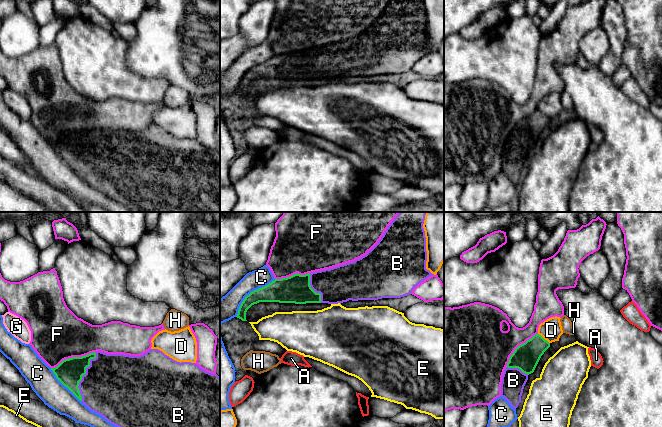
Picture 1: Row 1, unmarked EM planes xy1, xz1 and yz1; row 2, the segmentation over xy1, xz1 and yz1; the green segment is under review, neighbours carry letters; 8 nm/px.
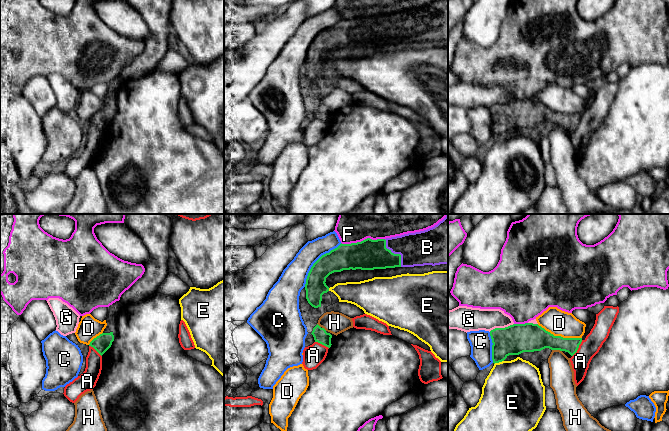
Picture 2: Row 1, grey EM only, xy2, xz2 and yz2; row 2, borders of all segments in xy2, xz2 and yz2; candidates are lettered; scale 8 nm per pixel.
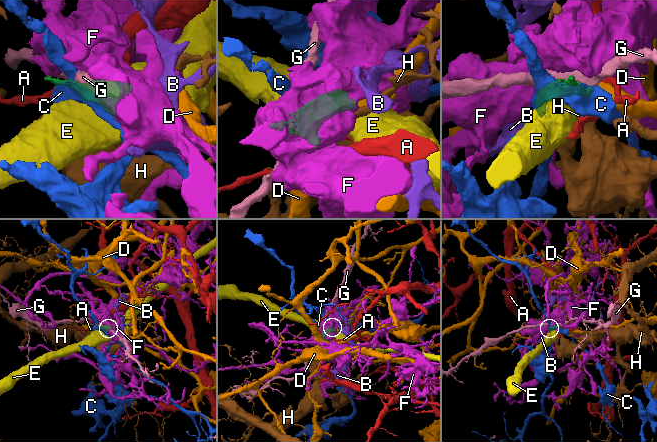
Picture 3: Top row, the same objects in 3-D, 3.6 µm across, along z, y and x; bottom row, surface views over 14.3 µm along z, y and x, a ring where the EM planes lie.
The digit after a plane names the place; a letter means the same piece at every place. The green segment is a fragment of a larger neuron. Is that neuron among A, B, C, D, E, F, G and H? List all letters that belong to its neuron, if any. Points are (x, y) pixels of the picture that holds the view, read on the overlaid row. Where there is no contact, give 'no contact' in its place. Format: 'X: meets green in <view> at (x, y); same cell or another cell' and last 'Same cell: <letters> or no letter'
A: meets green in yz2 at (578, 347); another cell
B: meets green in xy1 at (83, 374); same cell
C: meets green in xz2 at (316, 261); another cell
D: meets green in yz2 at (559, 336); another cell
E: meets green in yz2 at (498, 362); another cell
F: meets green in xy1 at (72, 357); another cell
G: meets green in yz2 at (501, 328); another cell
H: meets green in yz2 at (557, 349); another cell
Same cell: B

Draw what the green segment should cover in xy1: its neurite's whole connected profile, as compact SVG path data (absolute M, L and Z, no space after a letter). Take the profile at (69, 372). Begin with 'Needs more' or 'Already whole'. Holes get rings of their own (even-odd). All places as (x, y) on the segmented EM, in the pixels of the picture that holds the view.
Needs more. M150 349L140 356L107 354L97 351L82 357L65 359L51 370L56 378L91 411L101 415L117 427L220 427L220 377L217 374L206 372L195 363L177 362L158 349Z

